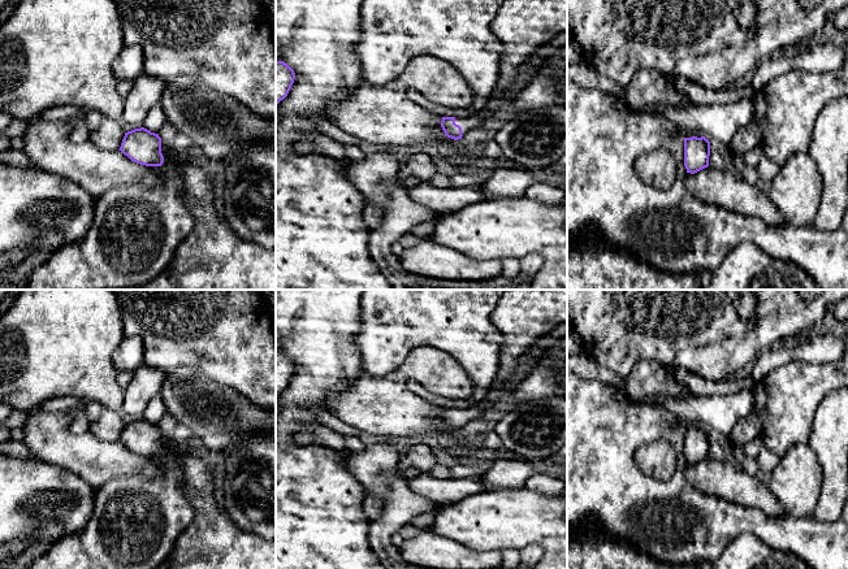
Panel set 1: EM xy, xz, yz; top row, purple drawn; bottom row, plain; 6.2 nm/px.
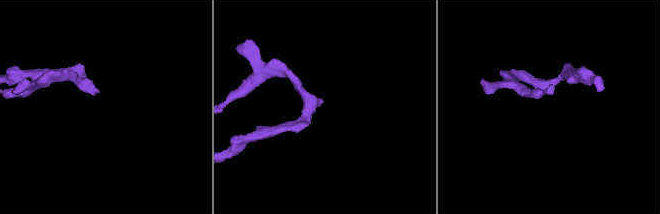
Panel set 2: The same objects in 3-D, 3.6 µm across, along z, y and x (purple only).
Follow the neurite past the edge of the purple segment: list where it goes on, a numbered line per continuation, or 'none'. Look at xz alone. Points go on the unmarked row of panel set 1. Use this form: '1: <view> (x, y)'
1: xz (522, 316)

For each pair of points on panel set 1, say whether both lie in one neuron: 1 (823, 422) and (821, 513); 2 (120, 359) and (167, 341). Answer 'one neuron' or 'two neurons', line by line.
1: one neuron
2: two neurons

